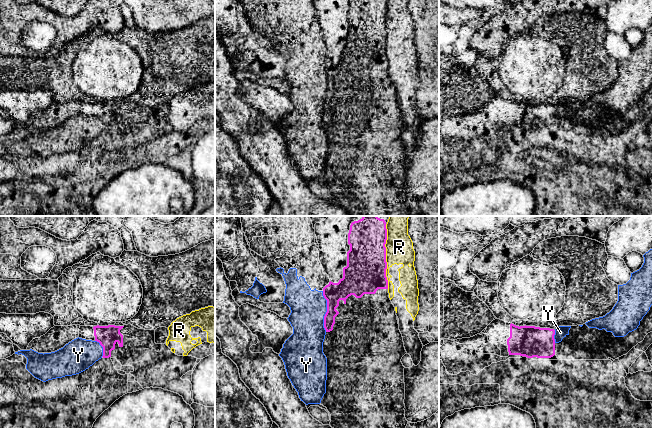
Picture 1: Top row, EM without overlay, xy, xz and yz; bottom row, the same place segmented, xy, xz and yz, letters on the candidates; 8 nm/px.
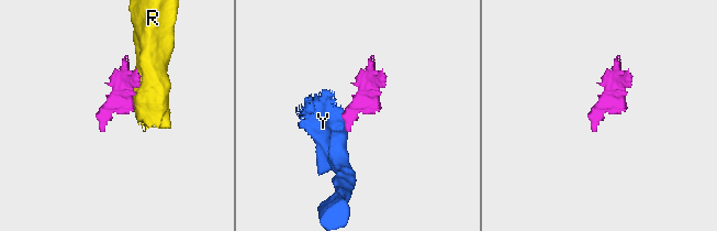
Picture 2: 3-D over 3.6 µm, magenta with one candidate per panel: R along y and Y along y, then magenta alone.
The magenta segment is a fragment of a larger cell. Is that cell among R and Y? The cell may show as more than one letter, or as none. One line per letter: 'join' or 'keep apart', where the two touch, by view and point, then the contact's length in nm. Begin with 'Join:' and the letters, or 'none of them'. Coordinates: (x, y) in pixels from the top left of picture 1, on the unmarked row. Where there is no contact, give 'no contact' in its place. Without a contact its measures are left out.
Join: none of them
R: keep apart; contact xz (385, 32); length 500 nm
Y: keep apart; contact xz (327, 87); length 320 nm

